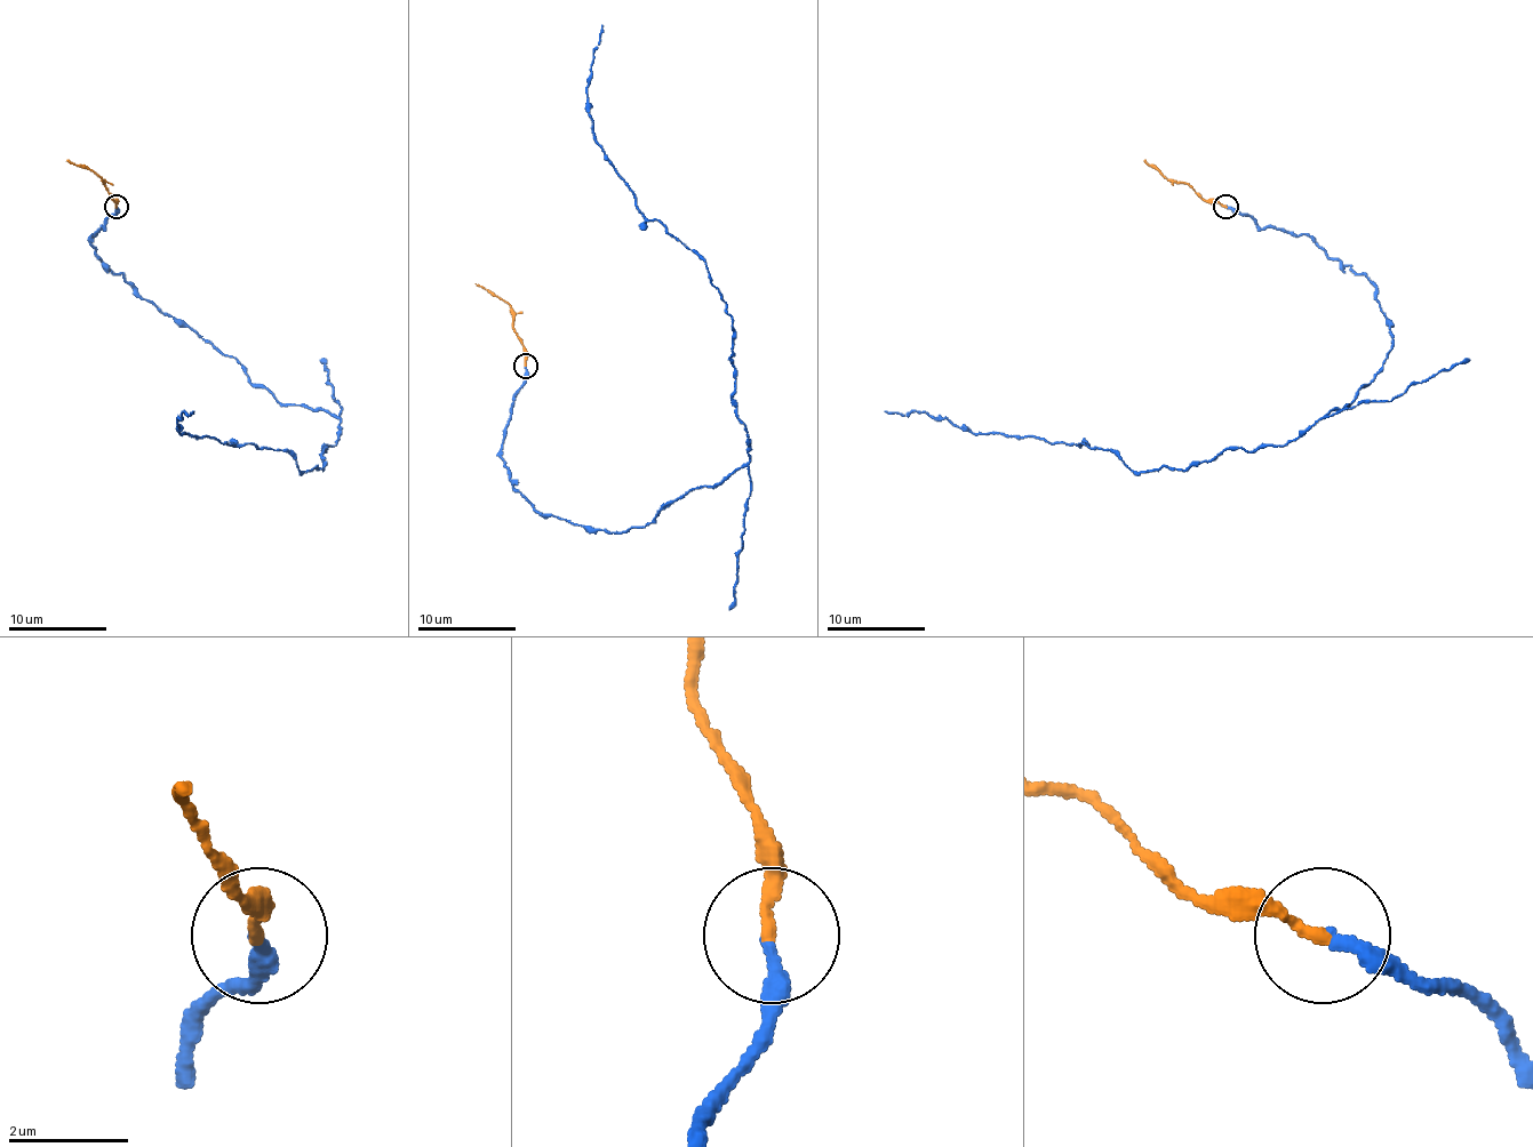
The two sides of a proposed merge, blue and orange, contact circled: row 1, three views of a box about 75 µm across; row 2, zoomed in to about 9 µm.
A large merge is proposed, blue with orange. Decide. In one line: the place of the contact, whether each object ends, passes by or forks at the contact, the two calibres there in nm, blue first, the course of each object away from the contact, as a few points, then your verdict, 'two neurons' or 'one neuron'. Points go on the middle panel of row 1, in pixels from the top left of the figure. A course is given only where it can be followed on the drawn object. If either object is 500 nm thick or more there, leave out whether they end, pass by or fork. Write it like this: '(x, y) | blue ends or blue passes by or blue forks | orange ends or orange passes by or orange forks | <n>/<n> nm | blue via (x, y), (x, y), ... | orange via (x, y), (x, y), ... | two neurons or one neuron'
(526, 366) | blue ends | orange ends | 200/200 nm | blue via (524, 365), (502, 460), (541, 514), (627, 531), (750, 460), (733, 315), (595, 139), (588, 78), (603, 24) | orange via (526, 365), (526, 347), (515, 326), (511, 309), (474, 285) | one neuron

